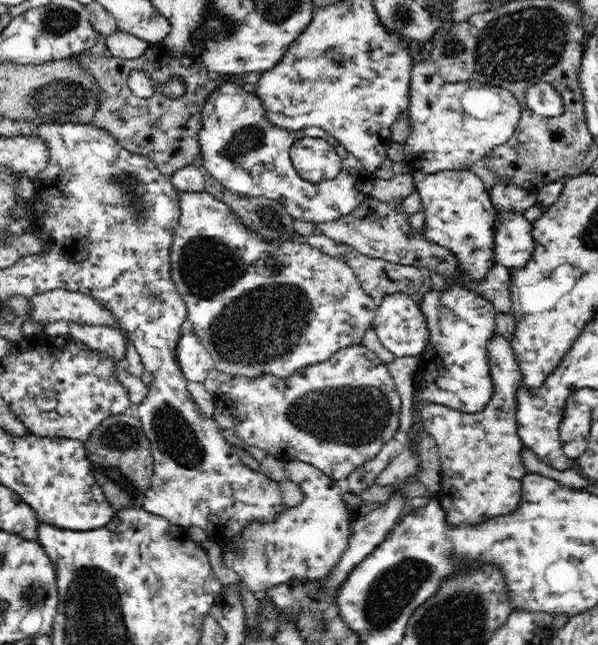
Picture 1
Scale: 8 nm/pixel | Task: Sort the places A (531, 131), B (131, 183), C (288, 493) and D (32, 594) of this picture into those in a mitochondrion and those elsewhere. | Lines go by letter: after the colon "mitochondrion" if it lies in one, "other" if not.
A: other
B: mitochondrion
C: other
D: mitochondrion

